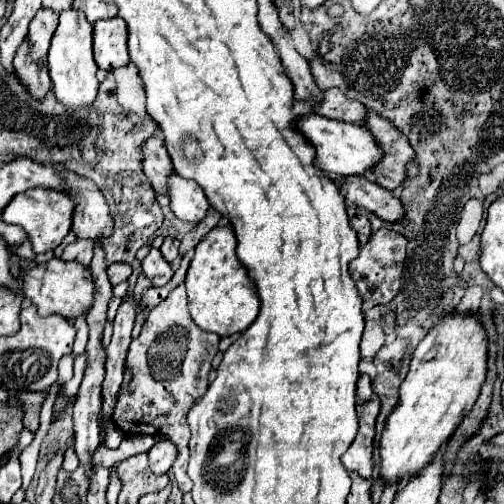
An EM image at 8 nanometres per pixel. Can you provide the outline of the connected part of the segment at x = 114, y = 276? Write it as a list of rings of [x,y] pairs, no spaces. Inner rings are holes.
[[[116,263],[116,265],[108,267],[108,277],[110,277],[112,285],[126,281],[130,277],[130,273],[132,273],[132,267],[128,263]]]

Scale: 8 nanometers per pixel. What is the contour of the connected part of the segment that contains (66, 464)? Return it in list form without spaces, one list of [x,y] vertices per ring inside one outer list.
[[[74,445],[69,447],[64,454],[62,468],[72,472],[79,466],[79,459],[76,456]]]

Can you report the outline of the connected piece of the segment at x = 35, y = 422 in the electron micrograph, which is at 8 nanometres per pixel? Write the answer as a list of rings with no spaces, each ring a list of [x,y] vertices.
[[[16,393],[18,399],[24,401],[24,425],[36,431],[40,425],[40,407],[42,407],[42,393]]]

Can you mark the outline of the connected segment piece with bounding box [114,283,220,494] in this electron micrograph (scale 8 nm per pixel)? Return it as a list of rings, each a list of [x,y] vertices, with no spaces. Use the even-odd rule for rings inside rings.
[[[180,283],[158,307],[150,311],[140,337],[130,343],[126,365],[132,369],[134,377],[128,387],[120,391],[114,409],[114,423],[124,433],[164,433],[170,437],[178,451],[171,471],[184,494],[193,487],[193,482],[187,475],[190,427],[186,423],[186,413],[192,403],[206,393],[208,371],[212,367],[212,357],[218,351],[218,343],[220,337],[216,333],[202,331],[192,321],[186,303],[186,285]]]

